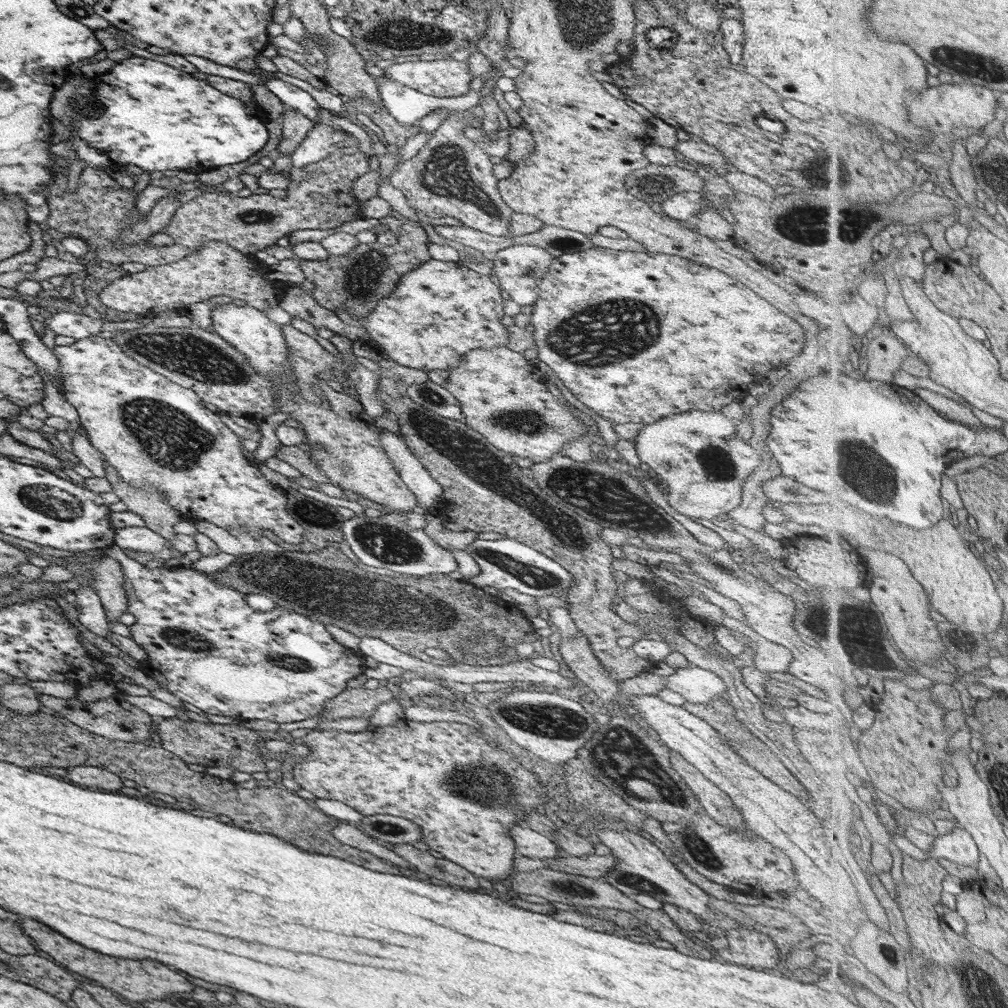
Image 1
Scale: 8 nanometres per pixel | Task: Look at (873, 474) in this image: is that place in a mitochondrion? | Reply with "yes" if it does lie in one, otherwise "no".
yes

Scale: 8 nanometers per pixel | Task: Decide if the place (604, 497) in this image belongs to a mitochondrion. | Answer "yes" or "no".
yes

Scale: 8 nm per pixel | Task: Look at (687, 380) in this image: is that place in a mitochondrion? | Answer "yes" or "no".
no

